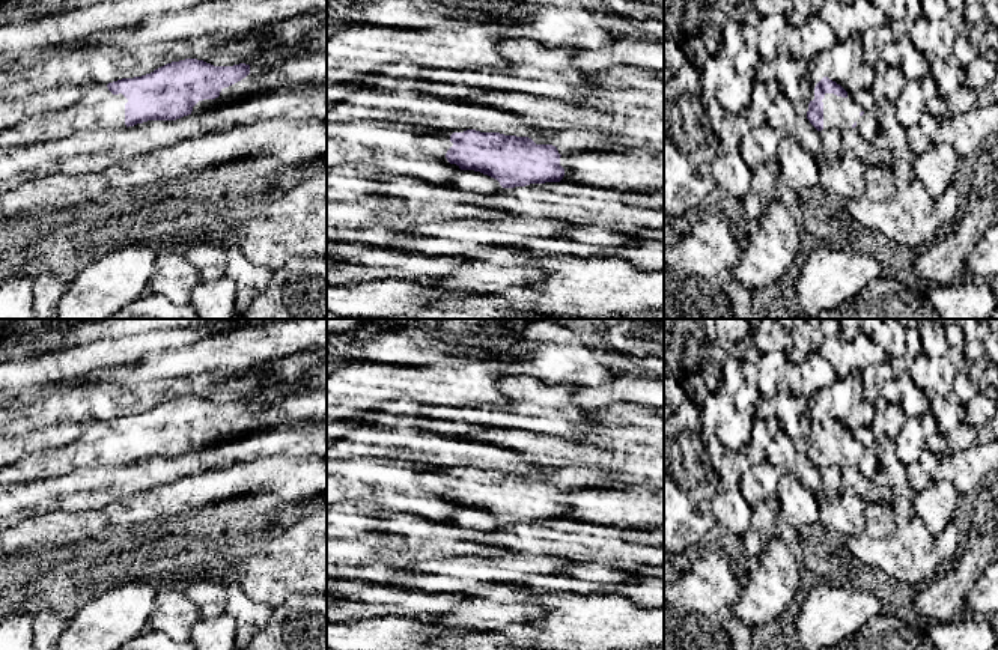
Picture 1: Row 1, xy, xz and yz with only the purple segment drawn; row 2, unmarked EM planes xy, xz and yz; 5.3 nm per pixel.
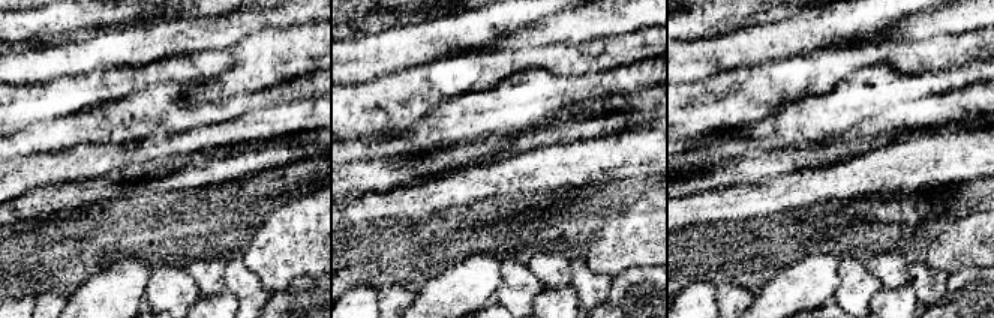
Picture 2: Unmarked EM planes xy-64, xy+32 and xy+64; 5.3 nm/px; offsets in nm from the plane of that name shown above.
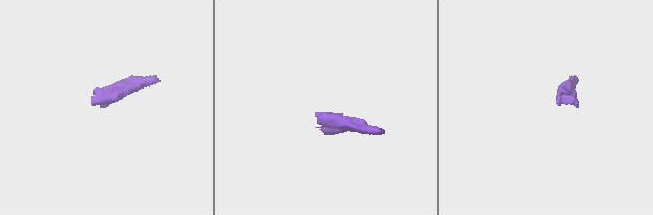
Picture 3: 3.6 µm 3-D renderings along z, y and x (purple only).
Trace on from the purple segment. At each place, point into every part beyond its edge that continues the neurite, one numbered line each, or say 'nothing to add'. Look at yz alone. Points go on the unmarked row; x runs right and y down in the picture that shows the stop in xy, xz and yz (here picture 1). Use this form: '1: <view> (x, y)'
1: yz (867, 465)

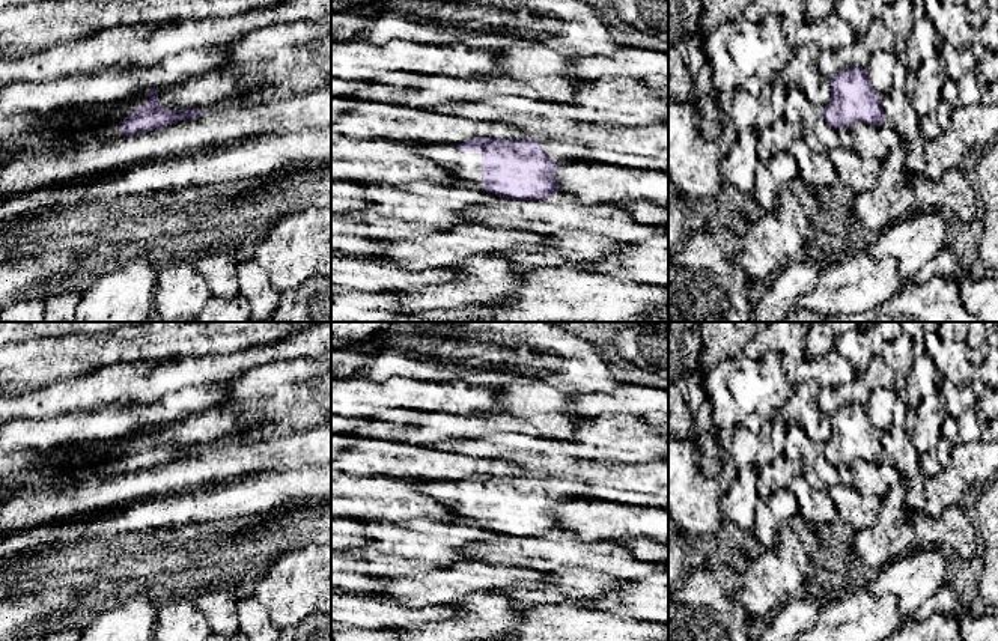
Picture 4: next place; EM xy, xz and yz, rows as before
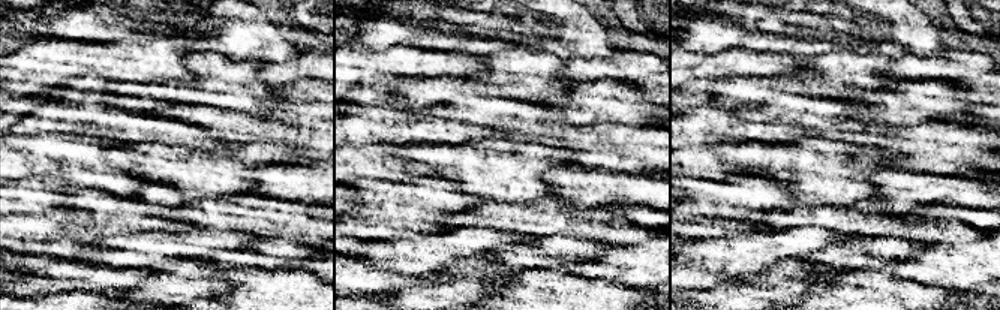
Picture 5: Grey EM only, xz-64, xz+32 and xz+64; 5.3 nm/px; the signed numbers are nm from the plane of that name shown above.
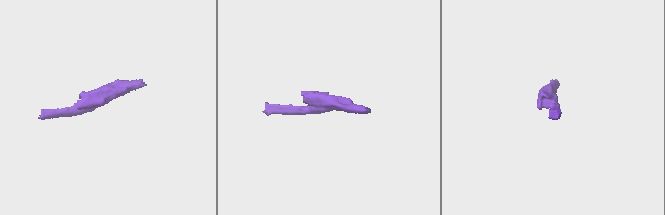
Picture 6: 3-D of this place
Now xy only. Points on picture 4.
nothing to add

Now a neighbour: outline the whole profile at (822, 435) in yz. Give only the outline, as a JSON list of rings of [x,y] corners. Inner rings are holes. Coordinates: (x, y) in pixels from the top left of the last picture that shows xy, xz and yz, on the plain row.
[[[810,405],[808,409],[813,412],[814,420],[822,426],[819,430],[808,427],[807,435],[810,439],[825,444],[831,436],[831,417],[817,409],[817,406]]]

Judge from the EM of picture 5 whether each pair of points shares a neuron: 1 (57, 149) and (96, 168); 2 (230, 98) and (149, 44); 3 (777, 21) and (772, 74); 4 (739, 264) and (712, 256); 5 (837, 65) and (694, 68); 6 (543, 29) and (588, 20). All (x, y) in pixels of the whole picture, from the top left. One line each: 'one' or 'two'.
1: one
2: one
3: two
4: one
5: one
6: one

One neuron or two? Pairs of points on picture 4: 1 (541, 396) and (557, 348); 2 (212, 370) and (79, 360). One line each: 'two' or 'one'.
1: two
2: two

